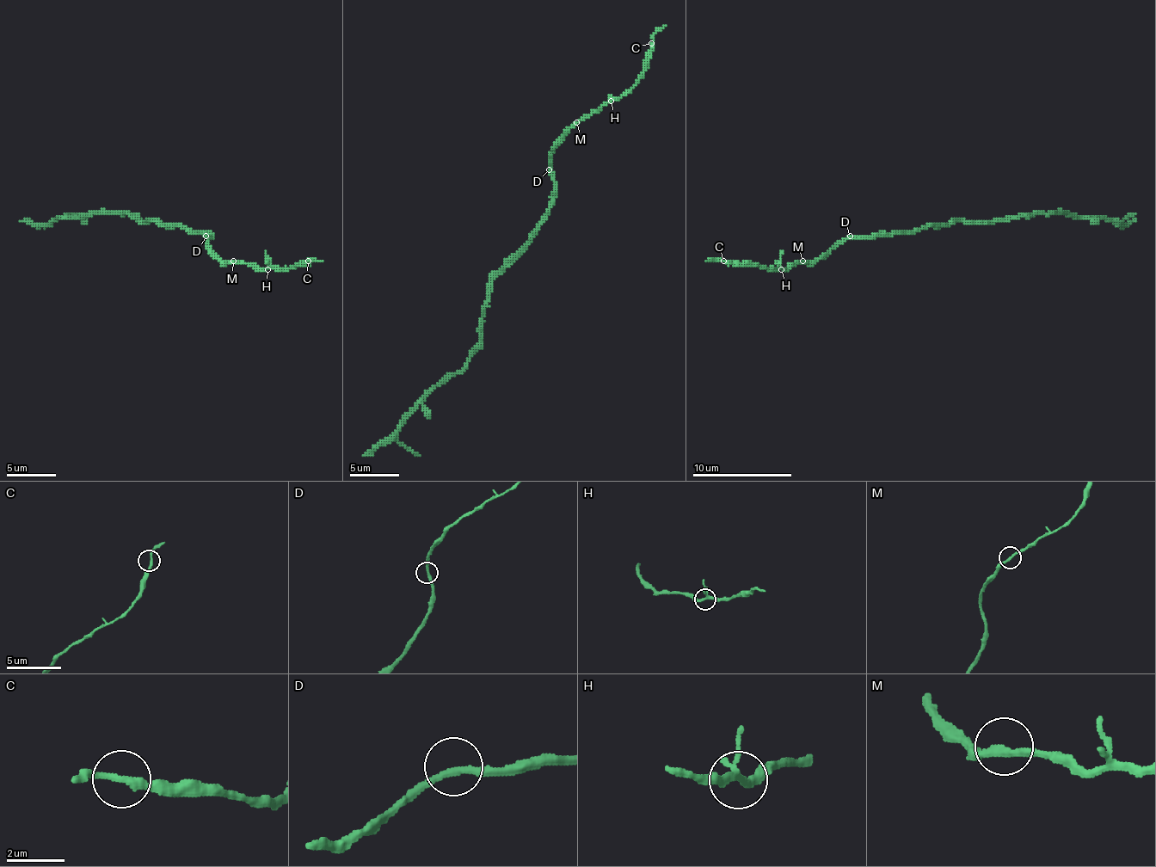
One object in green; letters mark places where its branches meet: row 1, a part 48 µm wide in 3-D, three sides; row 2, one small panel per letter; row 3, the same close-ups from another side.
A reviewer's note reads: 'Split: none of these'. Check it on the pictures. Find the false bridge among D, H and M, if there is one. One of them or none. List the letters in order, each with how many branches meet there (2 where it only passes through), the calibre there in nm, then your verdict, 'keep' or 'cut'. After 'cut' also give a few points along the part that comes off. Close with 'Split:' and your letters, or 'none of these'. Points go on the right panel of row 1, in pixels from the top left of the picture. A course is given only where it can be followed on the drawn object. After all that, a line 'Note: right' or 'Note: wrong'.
D: branches 2; calibre 260 nm; keep
H: branches 3; calibre 200 nm; keep
M: branches 2; calibre 240 nm; keep
Split: none of these
Note: right

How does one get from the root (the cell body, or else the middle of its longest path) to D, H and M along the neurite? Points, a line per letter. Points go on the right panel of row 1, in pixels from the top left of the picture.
D: (919, 231), (850, 236)
H: (919, 231), (894, 231), (870, 238), (845, 238), (838, 241), (810, 263), (790, 263), (785, 268), (780, 268)
M: (919, 231), (894, 231), (870, 238), (845, 238), (838, 241), (818, 258), (802, 261)

